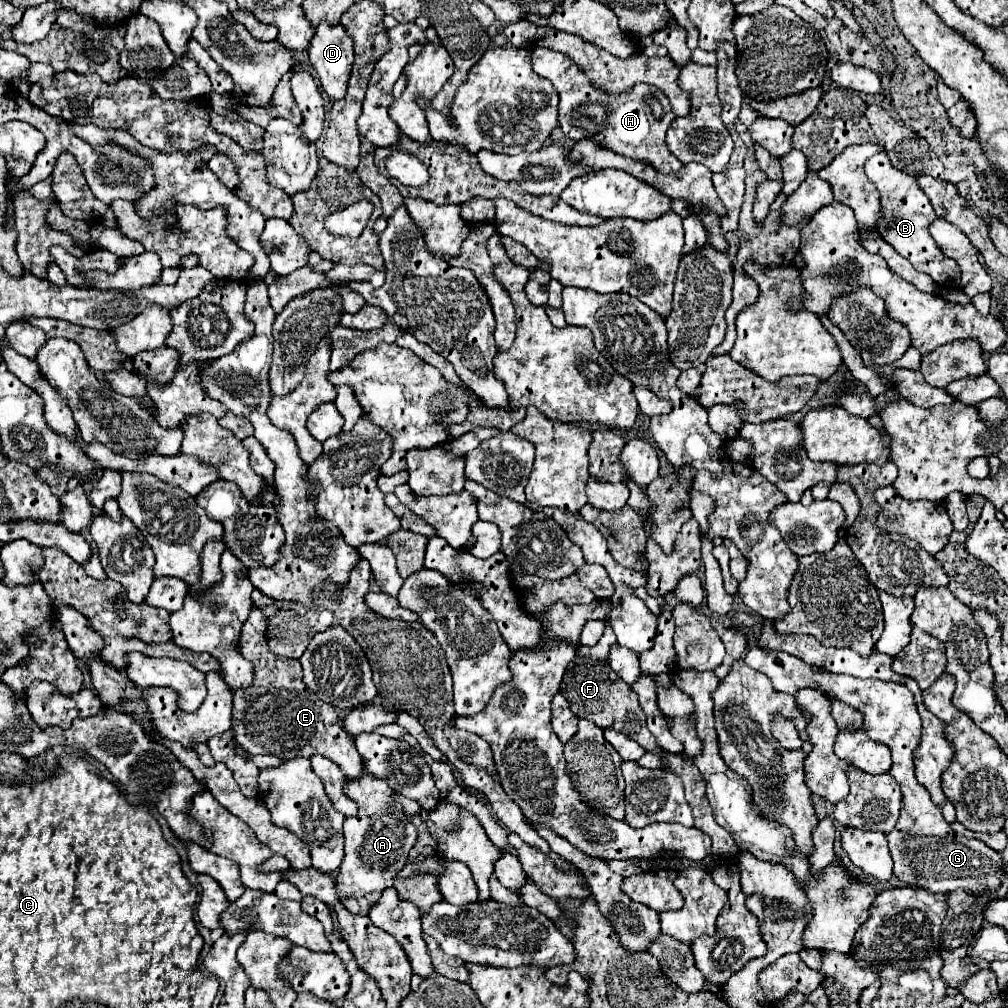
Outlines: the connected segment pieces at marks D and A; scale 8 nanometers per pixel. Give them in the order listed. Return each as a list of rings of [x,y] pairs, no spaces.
[[[321,23],[307,53],[325,93],[333,101],[343,99],[353,67],[353,41],[345,29]]]
[[[365,769],[361,779],[347,779],[345,795],[359,805],[359,813],[345,819],[343,825],[345,857],[335,879],[337,895],[349,913],[367,915],[369,909],[379,901],[381,893],[391,885],[393,877],[397,877],[407,863],[407,855],[417,839],[417,829],[405,821],[405,813],[401,805],[393,801],[393,791],[389,789],[387,781],[373,777]]]

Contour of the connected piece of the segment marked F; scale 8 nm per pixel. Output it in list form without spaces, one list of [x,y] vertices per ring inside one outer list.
[[[575,657],[561,681],[561,693],[565,693],[565,699],[569,701],[569,707],[577,717],[589,719],[603,729],[615,729],[629,739],[635,739],[647,751],[657,749],[655,737],[645,725],[645,713],[637,701],[637,693],[631,691],[631,687],[609,667],[607,661],[601,663],[597,659]]]

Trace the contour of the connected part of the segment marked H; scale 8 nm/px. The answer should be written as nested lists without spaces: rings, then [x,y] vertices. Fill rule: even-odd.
[[[545,47],[533,49],[533,69],[555,85],[559,99],[561,99],[559,101],[559,125],[569,139],[573,141],[591,139],[593,143],[605,149],[611,149],[623,157],[645,161],[663,175],[677,173],[683,167],[683,163],[669,151],[665,143],[665,133],[671,121],[675,119],[675,113],[671,111],[667,97],[659,89],[653,89],[651,85],[635,85],[633,93],[609,97],[607,93],[593,89],[593,85],[589,85],[589,79],[569,61],[569,57],[565,57],[563,53],[545,49]],[[649,97],[661,103],[663,107],[661,119],[657,119],[655,113],[651,111],[651,105],[647,101]]]

